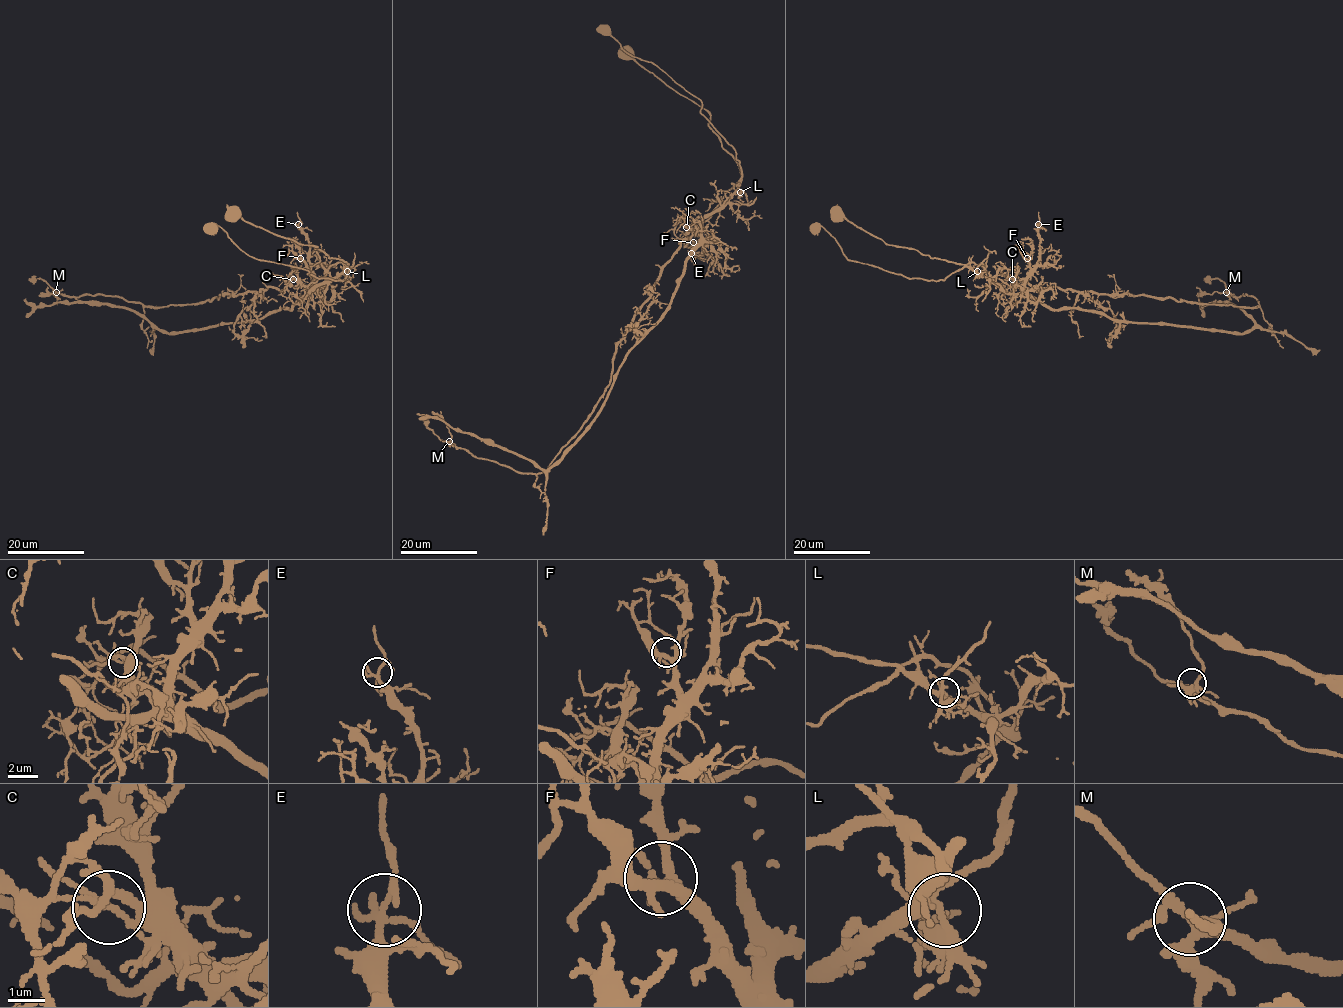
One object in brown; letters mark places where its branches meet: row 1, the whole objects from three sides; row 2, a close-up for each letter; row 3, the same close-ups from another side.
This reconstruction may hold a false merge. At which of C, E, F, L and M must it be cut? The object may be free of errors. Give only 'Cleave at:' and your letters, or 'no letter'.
Cleave at: C

